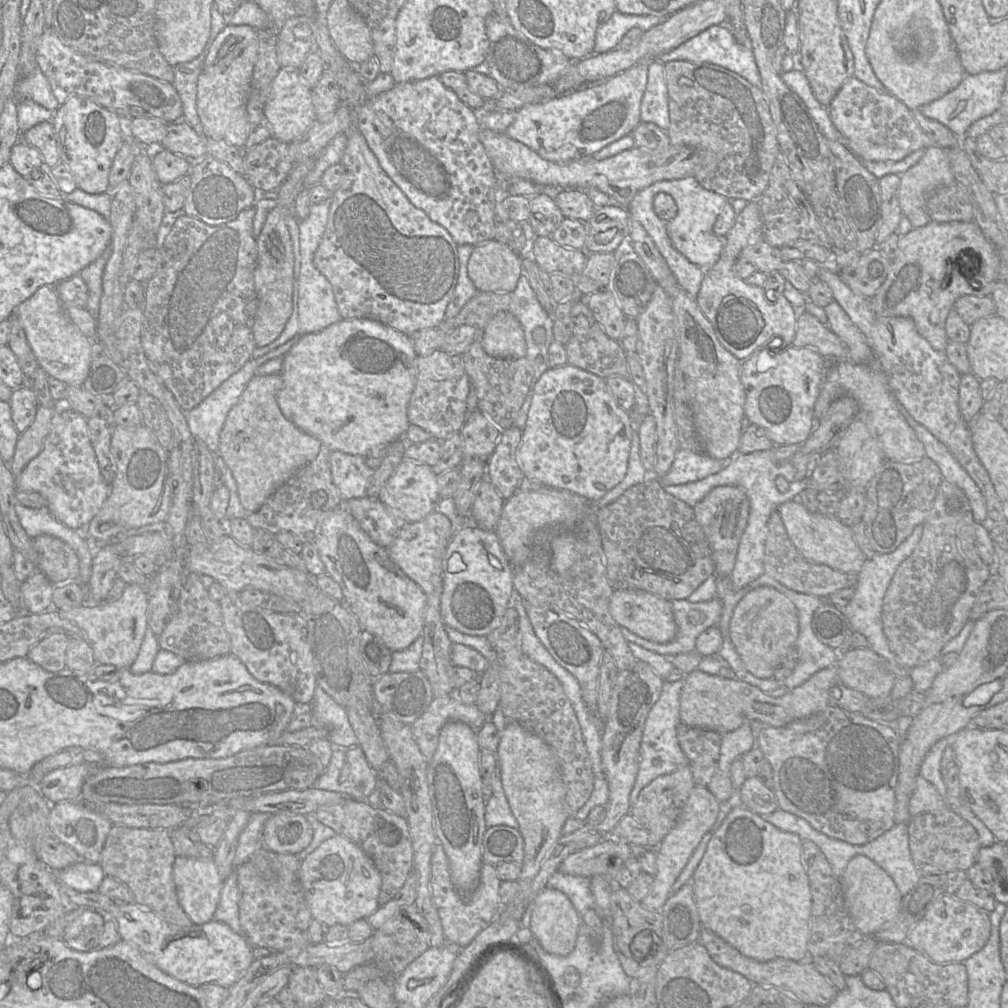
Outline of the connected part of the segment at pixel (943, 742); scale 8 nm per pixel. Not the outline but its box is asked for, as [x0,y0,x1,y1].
[919,733,958,805]

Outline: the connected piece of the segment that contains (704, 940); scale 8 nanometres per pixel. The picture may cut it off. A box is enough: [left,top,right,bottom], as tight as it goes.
[700,926,838,1006]

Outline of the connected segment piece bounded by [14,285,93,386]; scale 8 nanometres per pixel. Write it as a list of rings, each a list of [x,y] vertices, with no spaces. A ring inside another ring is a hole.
[[[54,286],[39,287],[17,306],[14,315],[25,332],[38,366],[48,376],[64,382],[67,386],[81,386],[89,372],[93,340],[87,338],[69,319]]]

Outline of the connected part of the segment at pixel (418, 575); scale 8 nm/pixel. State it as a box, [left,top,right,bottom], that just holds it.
[385,510,453,595]

